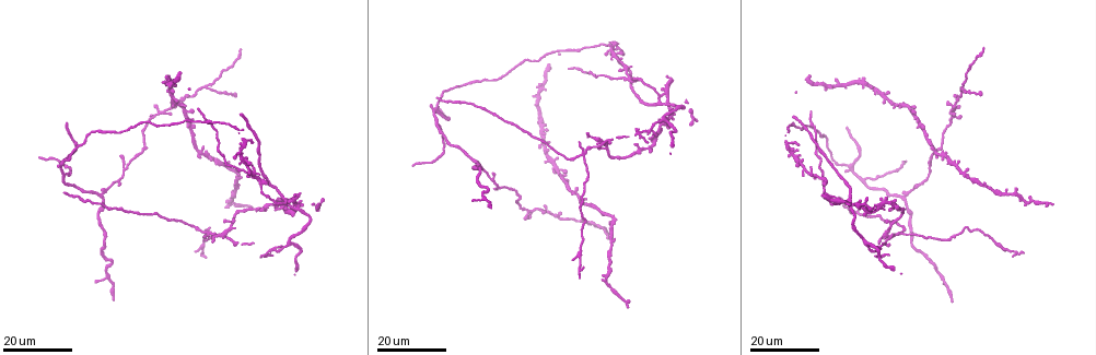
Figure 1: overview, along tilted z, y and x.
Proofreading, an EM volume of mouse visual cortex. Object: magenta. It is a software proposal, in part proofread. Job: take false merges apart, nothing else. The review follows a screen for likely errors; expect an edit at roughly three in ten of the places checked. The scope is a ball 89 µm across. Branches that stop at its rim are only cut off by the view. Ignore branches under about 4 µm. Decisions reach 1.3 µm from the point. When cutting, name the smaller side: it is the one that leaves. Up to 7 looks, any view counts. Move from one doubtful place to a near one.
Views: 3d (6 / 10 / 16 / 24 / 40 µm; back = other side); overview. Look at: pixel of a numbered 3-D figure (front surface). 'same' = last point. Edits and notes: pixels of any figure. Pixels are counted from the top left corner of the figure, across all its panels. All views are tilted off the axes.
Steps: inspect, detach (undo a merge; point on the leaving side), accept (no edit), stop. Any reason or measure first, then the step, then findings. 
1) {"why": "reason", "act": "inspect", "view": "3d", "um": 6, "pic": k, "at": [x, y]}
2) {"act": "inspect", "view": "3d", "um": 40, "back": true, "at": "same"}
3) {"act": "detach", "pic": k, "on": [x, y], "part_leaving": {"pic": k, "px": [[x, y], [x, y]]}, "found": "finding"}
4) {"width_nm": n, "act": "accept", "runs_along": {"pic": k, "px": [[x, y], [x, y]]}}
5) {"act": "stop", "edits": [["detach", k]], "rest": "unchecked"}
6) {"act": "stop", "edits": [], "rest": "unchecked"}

{"why": "four-way junction", "act": "inspect", "view": "3d", "um": 24, "pic": 1, "at": [898, 232]}

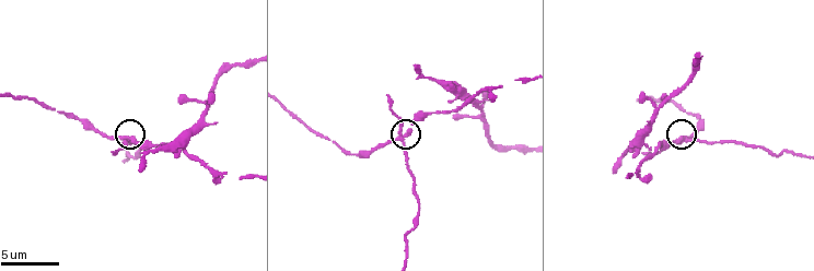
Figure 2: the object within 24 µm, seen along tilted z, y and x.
{"why": "closer look", "act": "inspect", "view": "3d", "um": 6, "pic": 2, "at": [400, 139]}

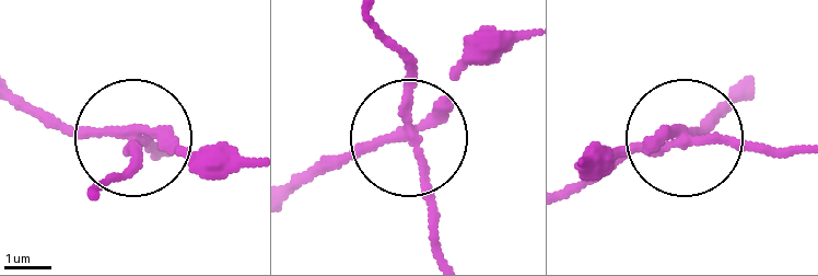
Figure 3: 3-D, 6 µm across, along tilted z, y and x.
{"side_arm_um": 45, "act": "detach", "pic": 3, "on": [136, 160], "part_leaving": {"pic": 3, "px": [[692, 146], [794, 146]]}, "found": "two neurons meet here"}

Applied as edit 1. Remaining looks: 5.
{"act": "inspect", "view": "overview"}

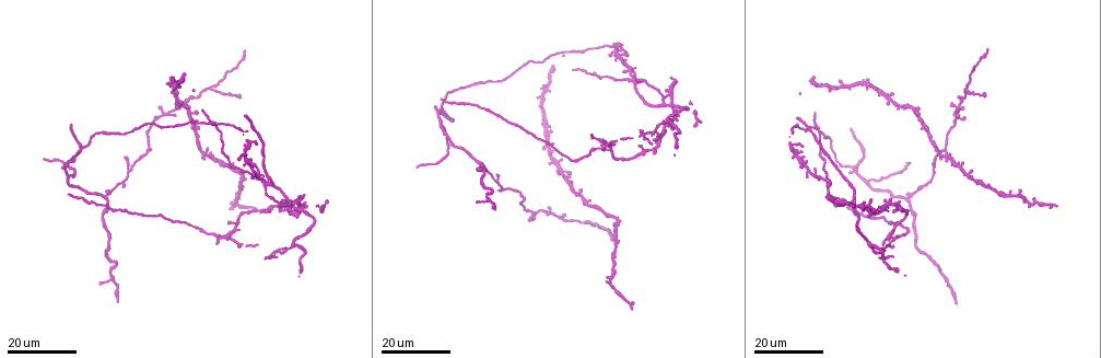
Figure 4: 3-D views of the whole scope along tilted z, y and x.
{"why": "small branch off a trunk", "act": "inspect", "view": "3d", "um": 16, "pic": 4, "at": [584, 223]}

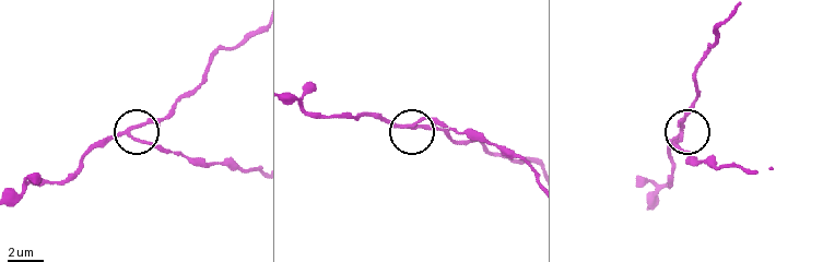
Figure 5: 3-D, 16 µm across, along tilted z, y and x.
{"act": "inspect", "view": "3d", "um": 10, "pic": 5, "at": [407, 125]}

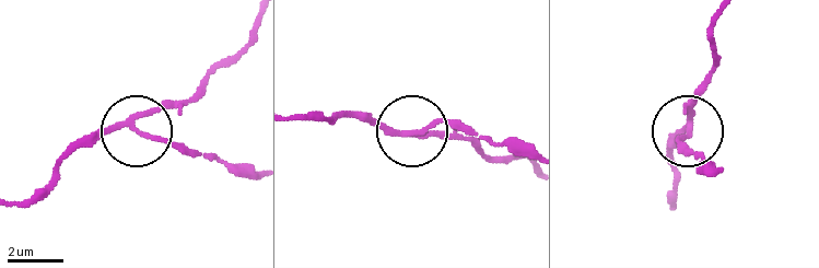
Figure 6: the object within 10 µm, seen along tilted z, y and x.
{"act": "inspect", "view": "3d", "um": 10, "back": true, "pic": 6, "at": [132, 127]}

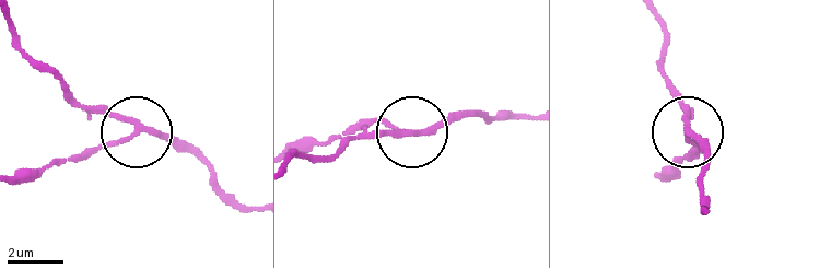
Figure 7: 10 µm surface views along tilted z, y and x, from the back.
{"arms": 3, "act": "accept", "runs_along": {"pic": 7, "px": [[253, 210], [203, 161], [148, 132], [79, 159]]}, "found": "all the same neuron"}

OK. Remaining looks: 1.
{"why": "three arms meet", "act": "inspect", "view": "3d", "um": 10, "pic": 2, "at": [660, 148]}

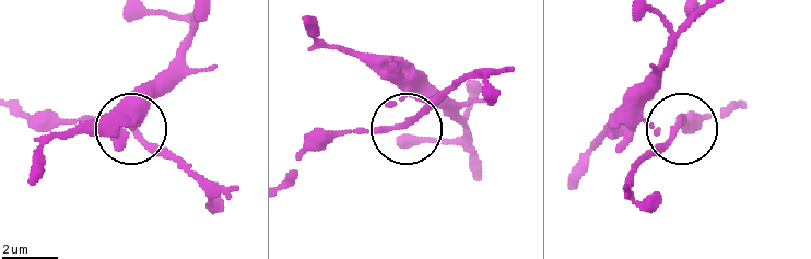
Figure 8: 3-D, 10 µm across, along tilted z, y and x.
{"width_nm": 140, "act": "accept", "found": "one neuron here"}

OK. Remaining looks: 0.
{"act": "stop", "edits": [["detach", 3]], "rest": "unchecked"}

